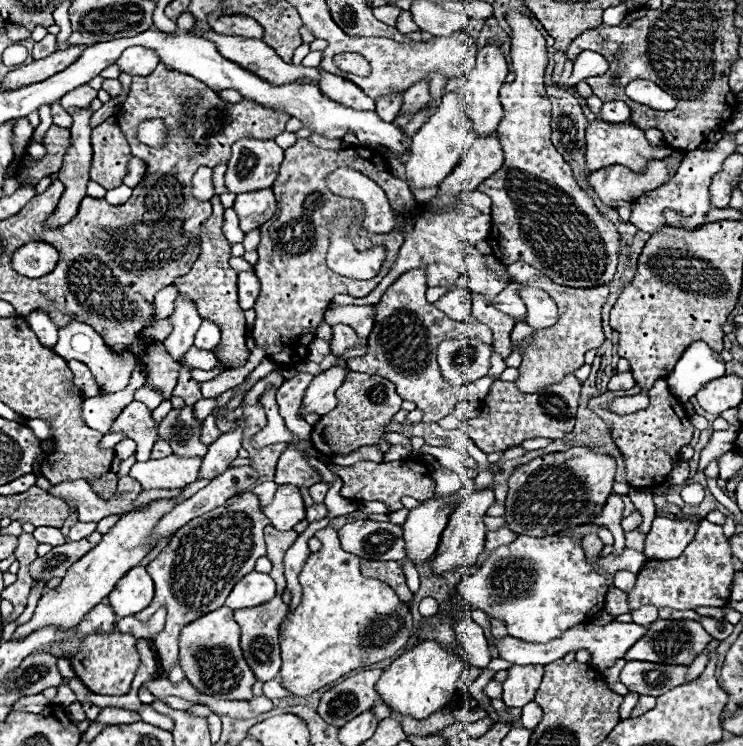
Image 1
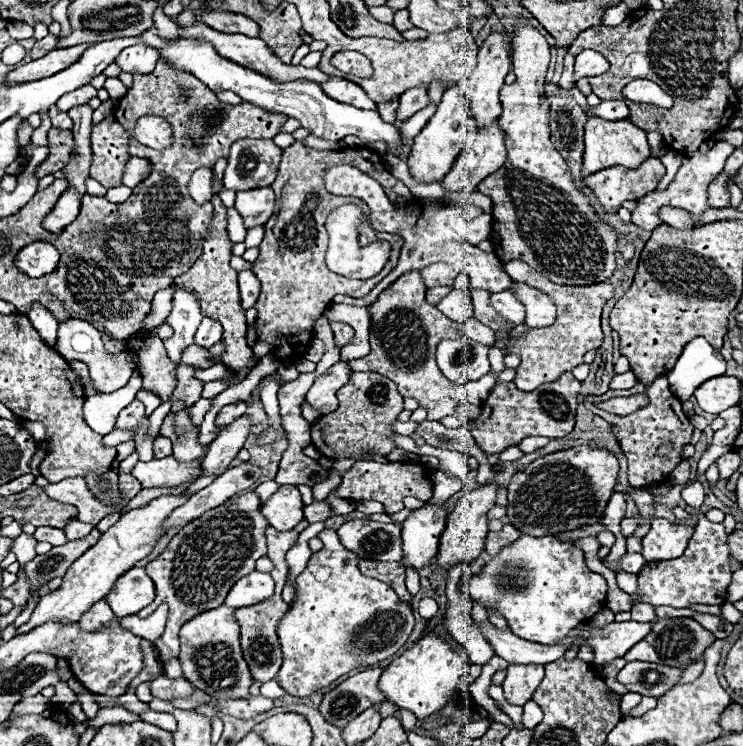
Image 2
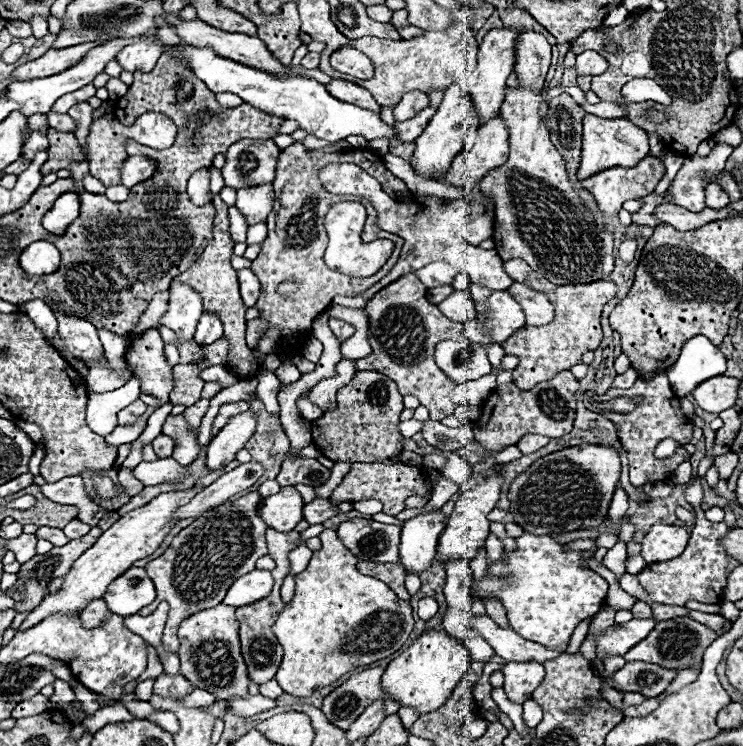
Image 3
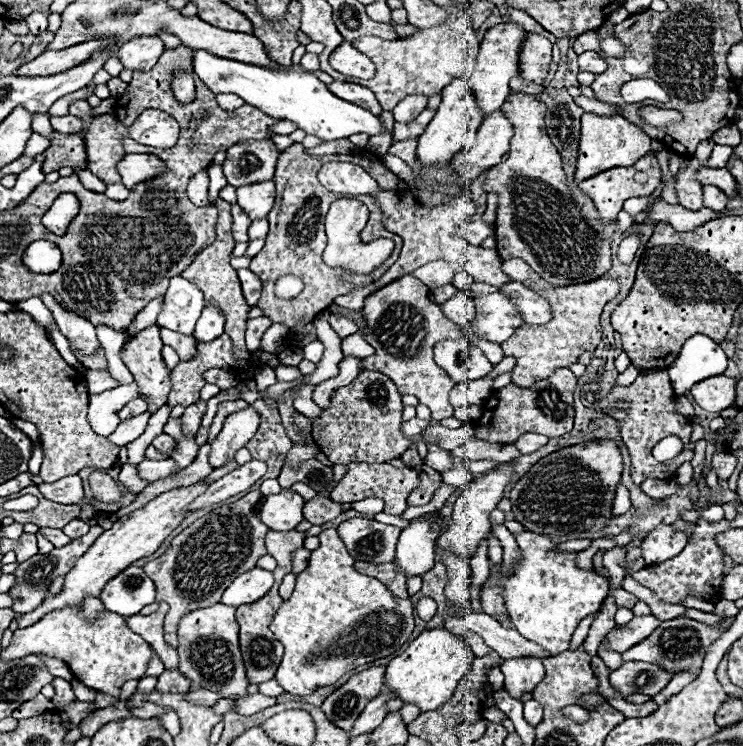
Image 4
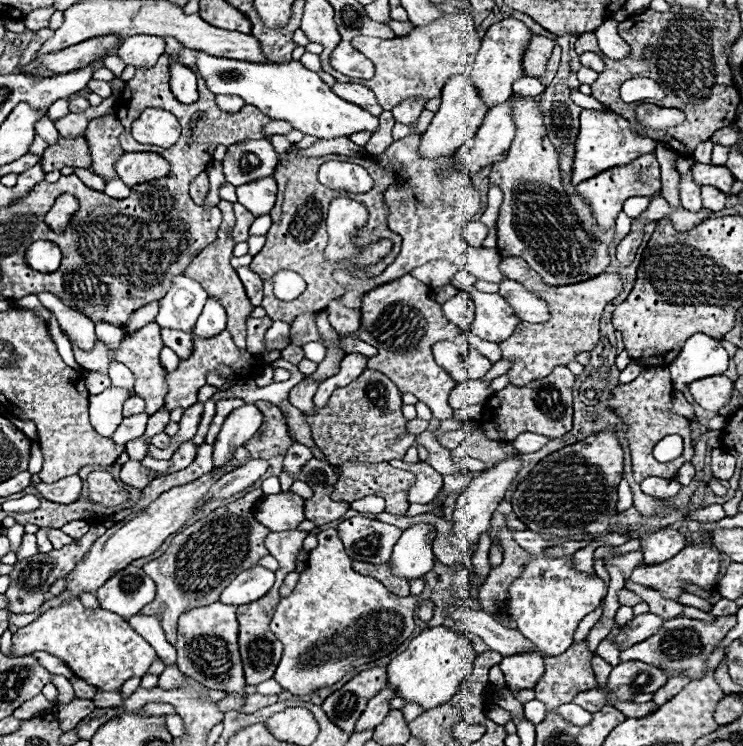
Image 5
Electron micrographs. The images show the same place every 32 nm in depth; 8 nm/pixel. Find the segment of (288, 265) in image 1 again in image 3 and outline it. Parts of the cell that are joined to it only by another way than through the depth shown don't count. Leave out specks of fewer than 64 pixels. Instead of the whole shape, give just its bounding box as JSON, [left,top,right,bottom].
[252,142,410,356]

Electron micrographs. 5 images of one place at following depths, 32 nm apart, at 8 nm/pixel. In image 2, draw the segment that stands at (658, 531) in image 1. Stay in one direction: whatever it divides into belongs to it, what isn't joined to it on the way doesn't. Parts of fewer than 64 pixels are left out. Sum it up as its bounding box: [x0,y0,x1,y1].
[642,518,694,562]

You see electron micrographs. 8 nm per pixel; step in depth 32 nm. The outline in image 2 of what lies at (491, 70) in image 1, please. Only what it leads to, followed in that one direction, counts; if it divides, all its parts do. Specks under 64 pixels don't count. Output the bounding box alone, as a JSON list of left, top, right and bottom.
[462,32,512,130]

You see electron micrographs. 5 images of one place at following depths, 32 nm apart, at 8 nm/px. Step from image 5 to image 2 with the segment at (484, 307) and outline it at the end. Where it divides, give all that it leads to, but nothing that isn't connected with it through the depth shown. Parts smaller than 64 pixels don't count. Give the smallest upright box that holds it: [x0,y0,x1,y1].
[490,286,524,328]

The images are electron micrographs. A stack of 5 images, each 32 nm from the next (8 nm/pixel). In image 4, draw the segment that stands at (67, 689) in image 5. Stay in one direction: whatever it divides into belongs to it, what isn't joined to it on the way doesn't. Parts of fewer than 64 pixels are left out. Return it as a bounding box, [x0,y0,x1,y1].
[52,678,75,706]

